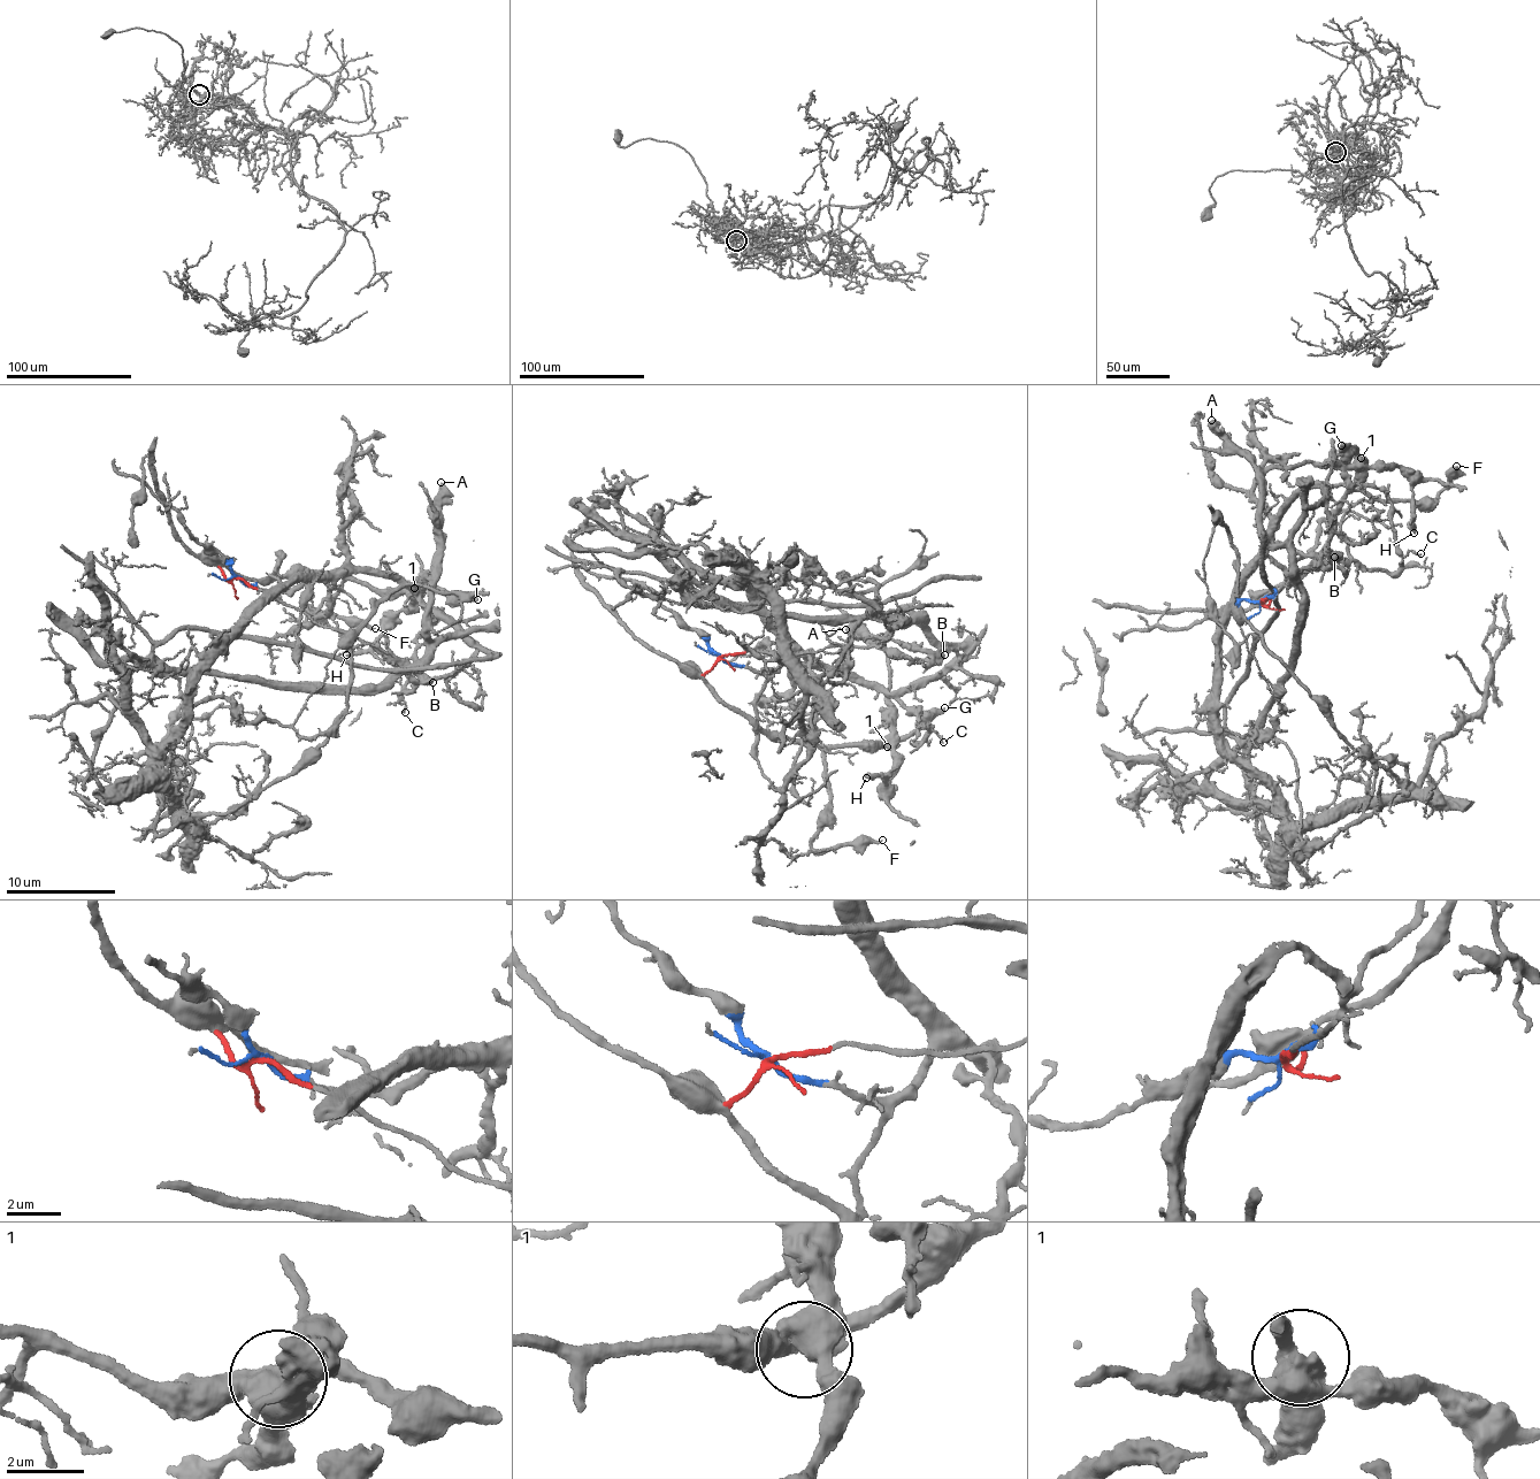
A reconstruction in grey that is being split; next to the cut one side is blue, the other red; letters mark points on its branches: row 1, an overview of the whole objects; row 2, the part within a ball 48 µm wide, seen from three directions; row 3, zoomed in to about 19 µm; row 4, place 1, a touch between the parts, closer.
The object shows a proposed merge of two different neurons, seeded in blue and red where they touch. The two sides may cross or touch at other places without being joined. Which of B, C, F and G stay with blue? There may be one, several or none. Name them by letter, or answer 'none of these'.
C

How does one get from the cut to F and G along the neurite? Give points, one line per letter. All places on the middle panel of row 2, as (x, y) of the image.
F: (720, 657), (705, 674), (726, 704), (822, 753), (828, 813), (814, 849), (882, 841)
G: (720, 657), (705, 674), (710, 687), (781, 737), (886, 748), (910, 737), (944, 709)

